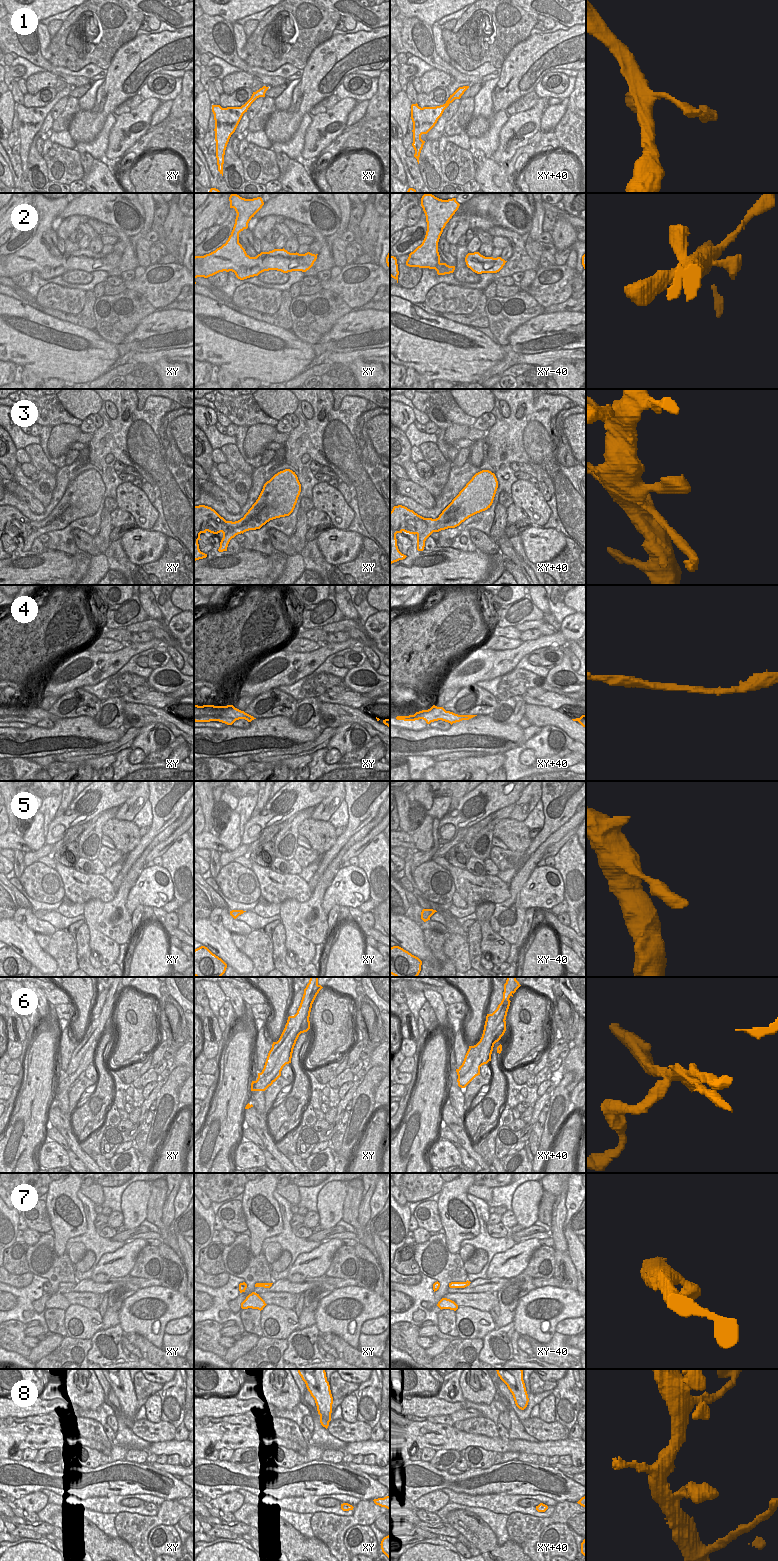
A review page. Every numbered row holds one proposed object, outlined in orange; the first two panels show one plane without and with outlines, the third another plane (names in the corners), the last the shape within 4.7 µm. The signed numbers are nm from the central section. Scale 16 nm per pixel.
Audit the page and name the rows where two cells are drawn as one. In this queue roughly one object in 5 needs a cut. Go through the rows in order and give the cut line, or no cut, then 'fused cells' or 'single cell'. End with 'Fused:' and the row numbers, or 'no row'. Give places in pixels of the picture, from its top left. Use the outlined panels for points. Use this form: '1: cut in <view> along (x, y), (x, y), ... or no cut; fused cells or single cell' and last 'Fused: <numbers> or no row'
1: no cut; single cell
2: no cut; single cell
3: no cut; single cell
4: no cut; single cell
5: no cut; single cell
6: cut in xy+40 along (504, 1020), (458, 1077); fused cells
7: no cut; single cell
8: no cut; single cell
Fused: 6

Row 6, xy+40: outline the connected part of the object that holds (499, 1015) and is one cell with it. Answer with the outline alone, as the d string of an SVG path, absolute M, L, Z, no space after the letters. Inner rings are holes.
M507 977L506 983L504 984L503 999L492 1014L487 1014L483 1034L480 1041L474 1046L469 1046L462 1065L456 1069L458 1077L463 1077L468 1073L484 1043L486 1041L493 1040L495 1036L493 1033L494 1030L498 1025L500 1025L501 1022L506 1020L507 1012L511 1002L509 998L511 996L513 997L513 994L520 986L521 985L516 980L516 977Z

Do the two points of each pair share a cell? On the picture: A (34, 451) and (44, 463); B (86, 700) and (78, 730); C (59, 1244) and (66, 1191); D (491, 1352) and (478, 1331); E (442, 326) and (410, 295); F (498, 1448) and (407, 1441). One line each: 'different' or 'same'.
A: same
B: different
C: same
D: different
E: different
F: same

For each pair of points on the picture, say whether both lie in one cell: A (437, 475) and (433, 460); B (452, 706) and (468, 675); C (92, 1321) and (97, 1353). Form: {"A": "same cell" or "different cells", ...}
{"A": "different cells", "B": "different cells", "C": "different cells"}

